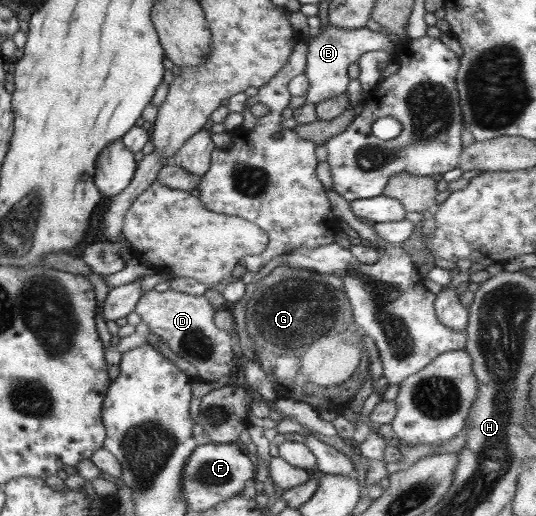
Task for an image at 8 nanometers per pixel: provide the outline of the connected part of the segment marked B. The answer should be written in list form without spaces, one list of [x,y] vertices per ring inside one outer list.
[[[324,17],[322,20],[320,32],[307,41],[306,65],[303,73],[308,81],[305,101],[313,105],[325,99],[337,97],[346,91],[345,87],[350,80],[347,77],[347,67],[349,64],[356,63],[361,54],[384,48],[391,53],[395,46],[389,42],[383,32],[371,31],[366,27],[353,30],[331,27],[325,22]]]

